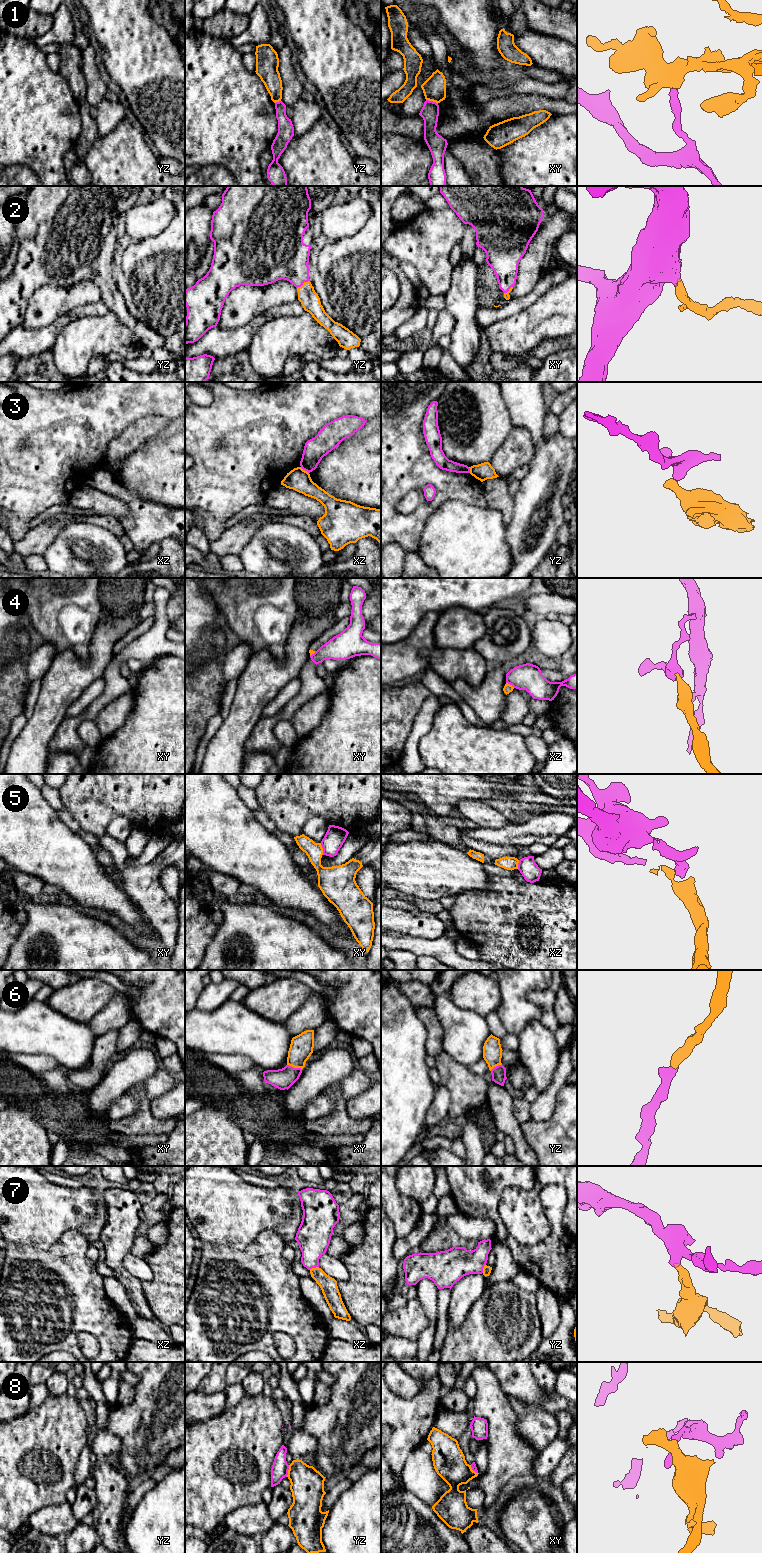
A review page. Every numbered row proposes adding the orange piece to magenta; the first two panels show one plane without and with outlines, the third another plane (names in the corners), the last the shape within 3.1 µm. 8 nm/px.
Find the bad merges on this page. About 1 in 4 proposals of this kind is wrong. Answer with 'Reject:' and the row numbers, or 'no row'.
Reject: 1, 3, 4, 5, 8

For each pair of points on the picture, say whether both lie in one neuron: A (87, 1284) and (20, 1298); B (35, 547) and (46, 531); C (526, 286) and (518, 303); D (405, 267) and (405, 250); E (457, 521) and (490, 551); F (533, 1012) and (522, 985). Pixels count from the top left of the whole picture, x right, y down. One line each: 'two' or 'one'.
A: one
B: one
C: two
D: two
E: one
F: one

